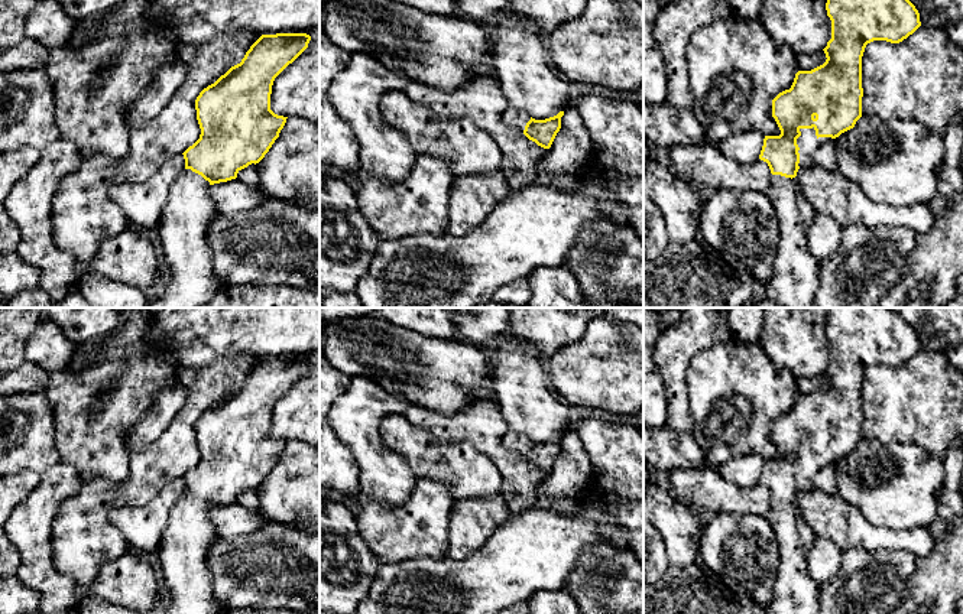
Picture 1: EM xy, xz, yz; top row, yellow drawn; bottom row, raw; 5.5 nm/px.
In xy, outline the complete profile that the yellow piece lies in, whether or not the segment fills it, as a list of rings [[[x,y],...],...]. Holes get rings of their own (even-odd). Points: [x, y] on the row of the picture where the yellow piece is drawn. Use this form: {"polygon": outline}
{"polygon": [[[307,33],[262,35],[240,64],[231,66],[195,100],[200,139],[182,155],[185,170],[171,185],[159,221],[160,257],[169,264],[171,277],[162,296],[149,308],[202,308],[221,289],[213,272],[213,251],[207,234],[215,207],[210,186],[237,178],[252,163],[259,163],[279,137],[286,118],[270,110],[275,78],[307,48]]]}

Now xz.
{"polygon": [[[509,105],[502,113],[502,123],[510,129],[523,133],[529,140],[535,142],[538,146],[549,149],[557,133],[561,129],[562,116],[564,111],[560,111],[554,117],[545,120],[535,120],[525,111]]]}

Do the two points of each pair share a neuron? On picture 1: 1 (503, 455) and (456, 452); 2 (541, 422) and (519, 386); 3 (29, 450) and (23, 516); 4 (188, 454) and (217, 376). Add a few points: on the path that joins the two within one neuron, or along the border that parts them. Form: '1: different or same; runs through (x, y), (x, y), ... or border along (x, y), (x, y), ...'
1: different; border along (450, 441), (473, 444), (495, 465), (501, 483)
2: same; runs through (538, 413), (524, 395)
3: different; border along (60, 460), (41, 474)
4: same; runs through (187, 435), (187, 416), (201, 395)

